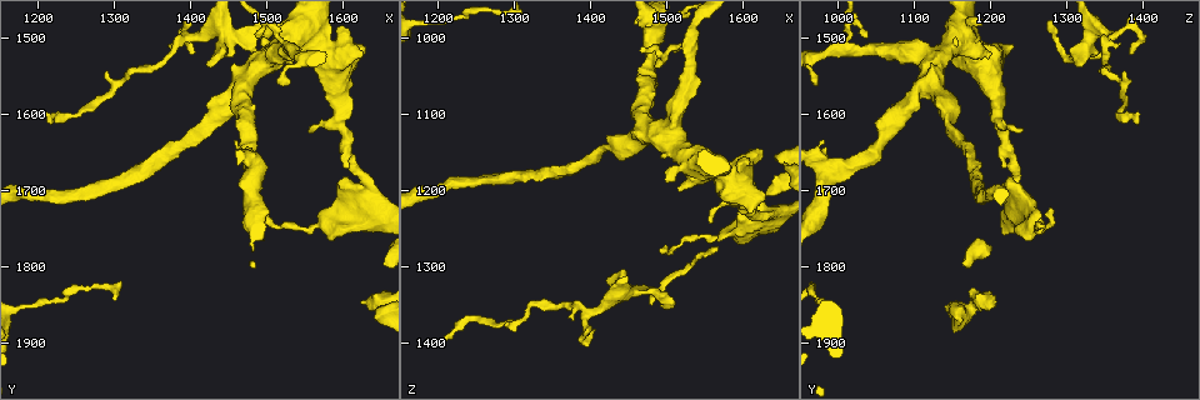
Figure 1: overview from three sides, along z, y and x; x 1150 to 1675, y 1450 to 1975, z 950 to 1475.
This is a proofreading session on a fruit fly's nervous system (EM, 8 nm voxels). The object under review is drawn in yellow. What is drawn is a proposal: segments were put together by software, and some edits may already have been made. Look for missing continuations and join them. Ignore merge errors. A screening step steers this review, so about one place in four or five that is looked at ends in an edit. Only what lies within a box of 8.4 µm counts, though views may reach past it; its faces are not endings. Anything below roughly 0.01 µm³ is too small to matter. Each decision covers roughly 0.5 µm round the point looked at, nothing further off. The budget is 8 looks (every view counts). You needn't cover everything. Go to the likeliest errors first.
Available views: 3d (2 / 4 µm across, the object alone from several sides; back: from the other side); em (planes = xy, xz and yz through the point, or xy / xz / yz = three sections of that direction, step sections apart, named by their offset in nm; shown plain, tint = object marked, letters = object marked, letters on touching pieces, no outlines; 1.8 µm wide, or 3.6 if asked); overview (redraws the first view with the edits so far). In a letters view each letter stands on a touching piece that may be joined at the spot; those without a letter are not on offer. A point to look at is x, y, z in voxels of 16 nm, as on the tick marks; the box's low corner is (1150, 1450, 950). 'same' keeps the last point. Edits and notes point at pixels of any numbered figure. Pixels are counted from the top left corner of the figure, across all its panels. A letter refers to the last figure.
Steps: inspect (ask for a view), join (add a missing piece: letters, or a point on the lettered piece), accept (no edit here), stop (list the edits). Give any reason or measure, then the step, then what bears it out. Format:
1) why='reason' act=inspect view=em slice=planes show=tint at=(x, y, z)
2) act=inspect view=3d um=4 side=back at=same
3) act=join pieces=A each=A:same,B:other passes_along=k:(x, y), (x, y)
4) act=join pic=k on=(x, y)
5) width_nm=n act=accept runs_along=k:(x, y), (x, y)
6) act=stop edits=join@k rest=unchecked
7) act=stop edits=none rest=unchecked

why='an open end' act=inspect view=3d um=2 at=(1625, 1845, 1210)

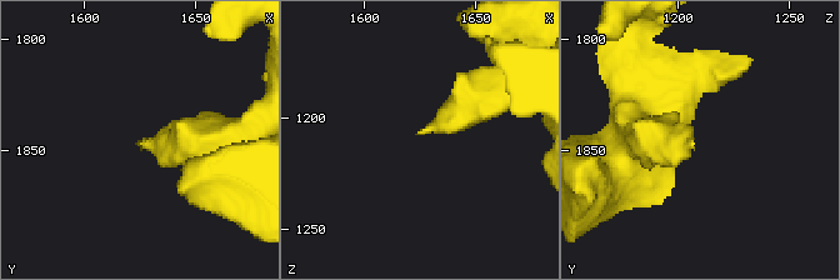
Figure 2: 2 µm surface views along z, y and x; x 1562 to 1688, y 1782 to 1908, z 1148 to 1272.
why='need the tissue' act=inspect view=em slice=xz step=8 show=letters at=(1626, 1844, 1207)

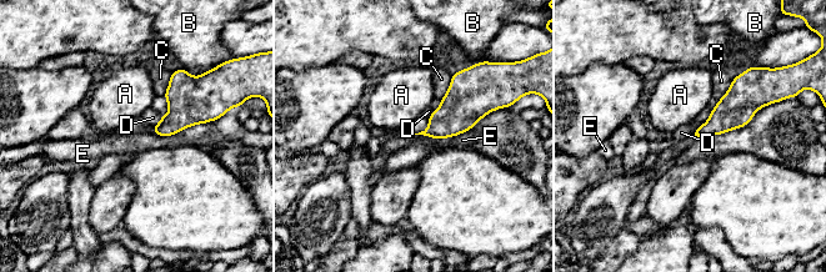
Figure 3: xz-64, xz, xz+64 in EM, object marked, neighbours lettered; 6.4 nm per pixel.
act=accept each=A:other,B:other,C:other,D:other,E:other border=3:(218, 119), (170, 135), (153, 132) found='no lettered piece goes on from it'

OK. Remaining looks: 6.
why='an open end' act=inspect view=3d um=4 at=(1495, 1500, 1355)

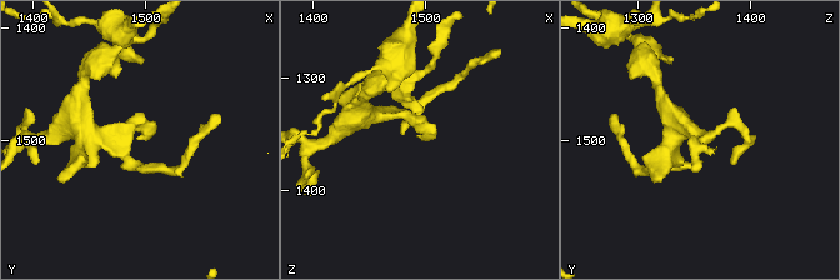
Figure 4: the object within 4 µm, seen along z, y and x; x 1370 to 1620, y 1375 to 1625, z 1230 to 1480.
act=inspect view=em slice=planes show=letters at=(1496, 1500, 1354)

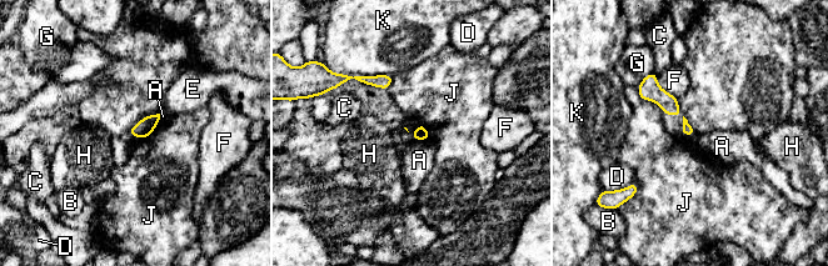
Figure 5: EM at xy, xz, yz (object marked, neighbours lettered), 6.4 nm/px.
act=accept each=A:other,B:other,C:other,D:other,E:other,F:other,G:other,H:other,J:other,K:other found='none of them fits'

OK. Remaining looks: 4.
why='two arms at a narrow angle' act=inspect view=3d um=4 at=(1605, 1685, 1225)

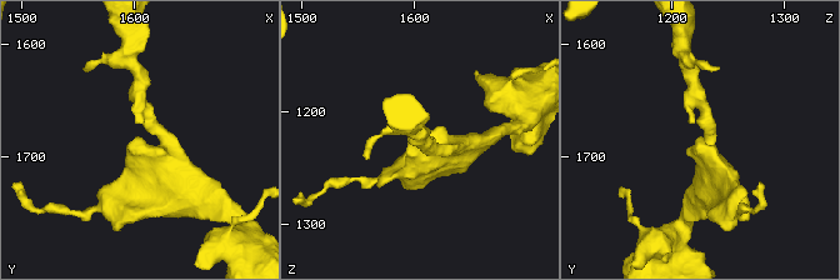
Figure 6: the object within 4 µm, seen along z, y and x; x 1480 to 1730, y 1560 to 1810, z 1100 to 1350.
arms=3 arm_widths_nm=220,320,320 why='need the tissue' act=inspect view=em slice=planes show=letters at=(1602, 1682, 1226)

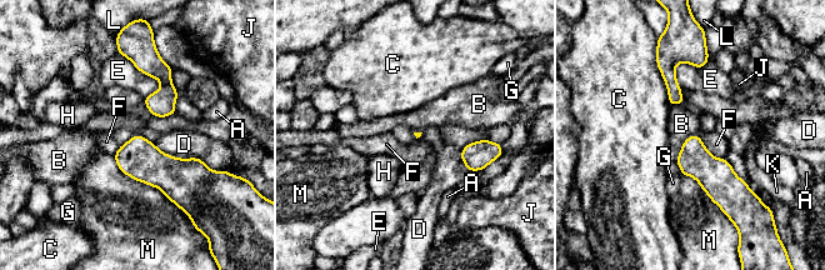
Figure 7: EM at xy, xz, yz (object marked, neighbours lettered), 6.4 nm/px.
act=accept each=A:other,B:other,C:other,D:other,E:other,F:other,G:other,H:other,J:other,K:other,L:other,M:other found='none of them fits'

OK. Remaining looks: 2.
act=stop edits=none rest=unchecked

